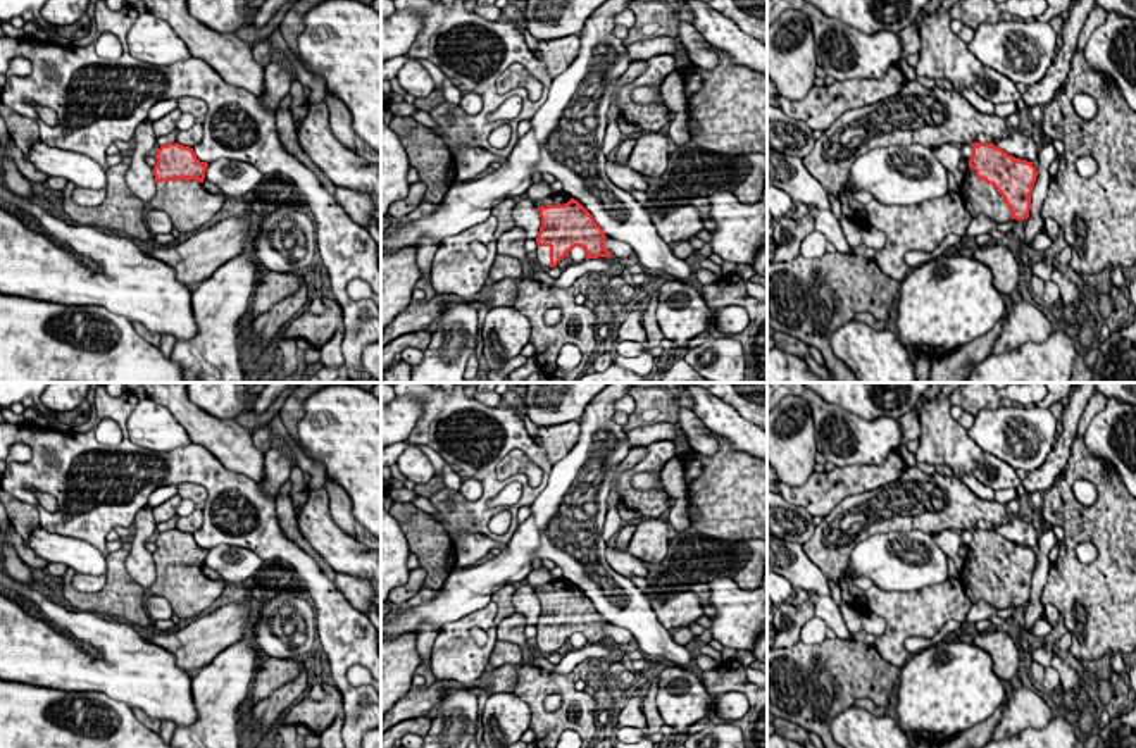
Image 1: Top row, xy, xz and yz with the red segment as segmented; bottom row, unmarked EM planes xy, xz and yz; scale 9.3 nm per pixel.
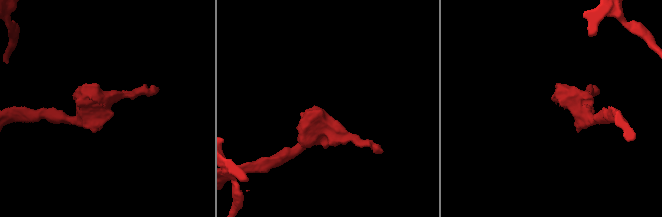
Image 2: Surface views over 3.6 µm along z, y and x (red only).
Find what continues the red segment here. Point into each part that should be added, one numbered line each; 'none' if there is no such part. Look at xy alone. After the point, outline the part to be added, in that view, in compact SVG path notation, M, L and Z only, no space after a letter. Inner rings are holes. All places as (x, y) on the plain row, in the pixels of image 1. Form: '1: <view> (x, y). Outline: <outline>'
1: xy (188, 590). Outline: M191 565L155 569L150 595L169 602L181 620L207 614L224 591L224 581L209 579L202 569Z

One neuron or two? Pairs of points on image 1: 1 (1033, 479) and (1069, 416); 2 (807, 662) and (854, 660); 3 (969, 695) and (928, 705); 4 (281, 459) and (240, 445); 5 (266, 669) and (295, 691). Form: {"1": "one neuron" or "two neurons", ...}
{"1": "one neuron", "2": "one neuron", "3": "one neuron", "4": "one neuron", "5": "two neurons"}

